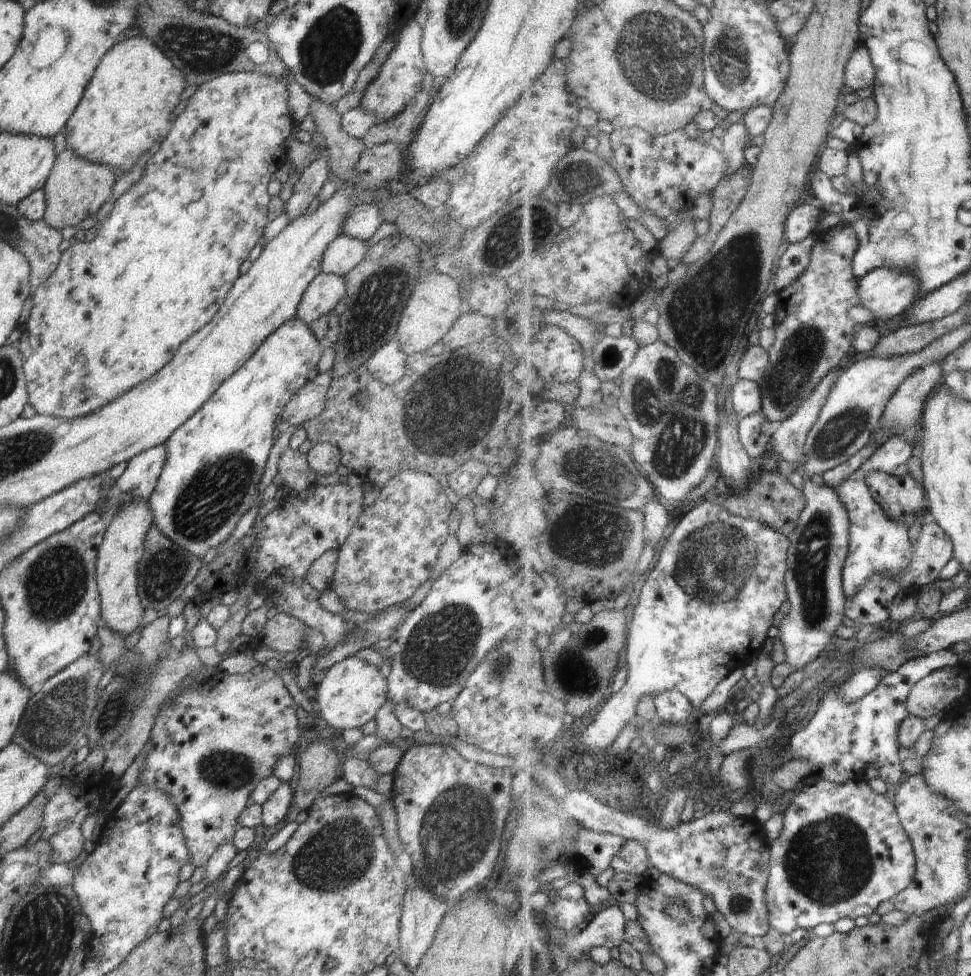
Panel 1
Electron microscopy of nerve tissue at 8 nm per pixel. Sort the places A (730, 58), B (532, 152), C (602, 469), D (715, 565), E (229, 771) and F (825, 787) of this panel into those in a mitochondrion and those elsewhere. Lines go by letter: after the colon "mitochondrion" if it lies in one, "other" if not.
A: mitochondrion
B: other
C: mitochondrion
D: mitochondrion
E: mitochondrion
F: other

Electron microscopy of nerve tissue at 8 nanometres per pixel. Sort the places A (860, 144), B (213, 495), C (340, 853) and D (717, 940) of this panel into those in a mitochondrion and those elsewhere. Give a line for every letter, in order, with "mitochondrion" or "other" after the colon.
A: other
B: mitochondrion
C: mitochondrion
D: other

